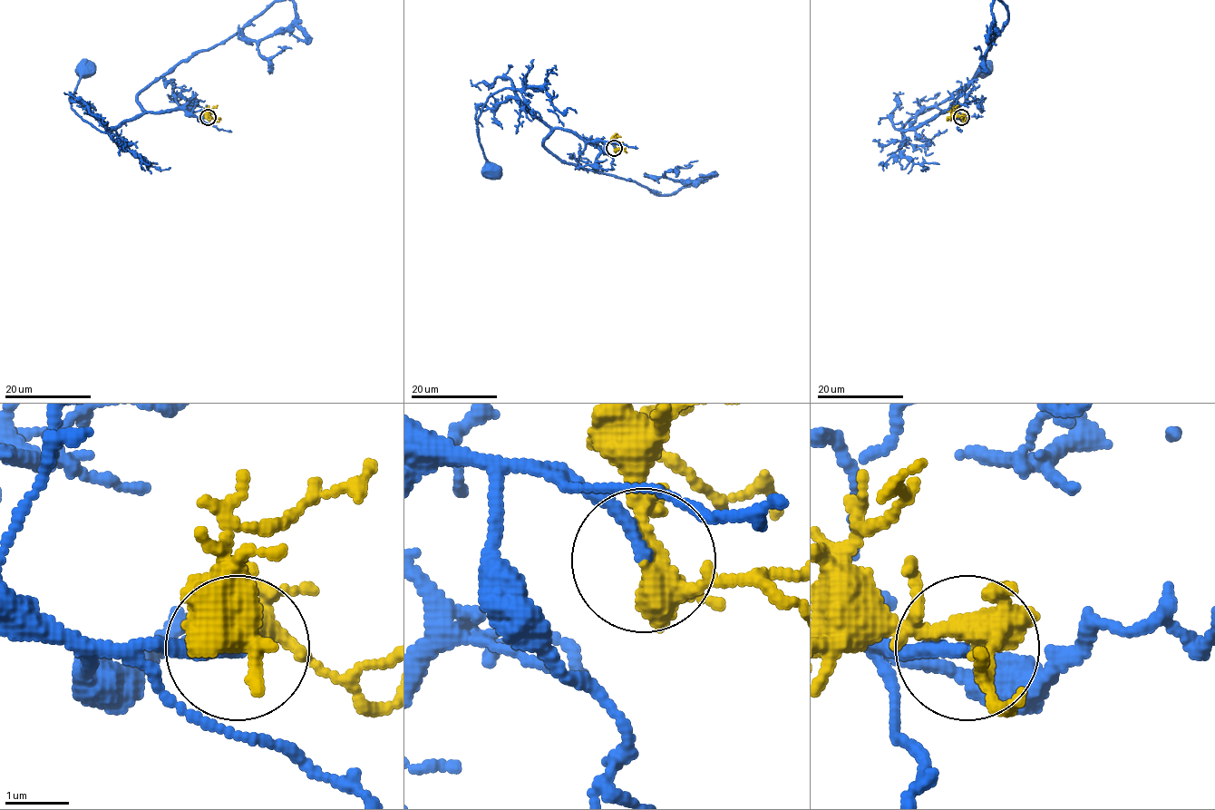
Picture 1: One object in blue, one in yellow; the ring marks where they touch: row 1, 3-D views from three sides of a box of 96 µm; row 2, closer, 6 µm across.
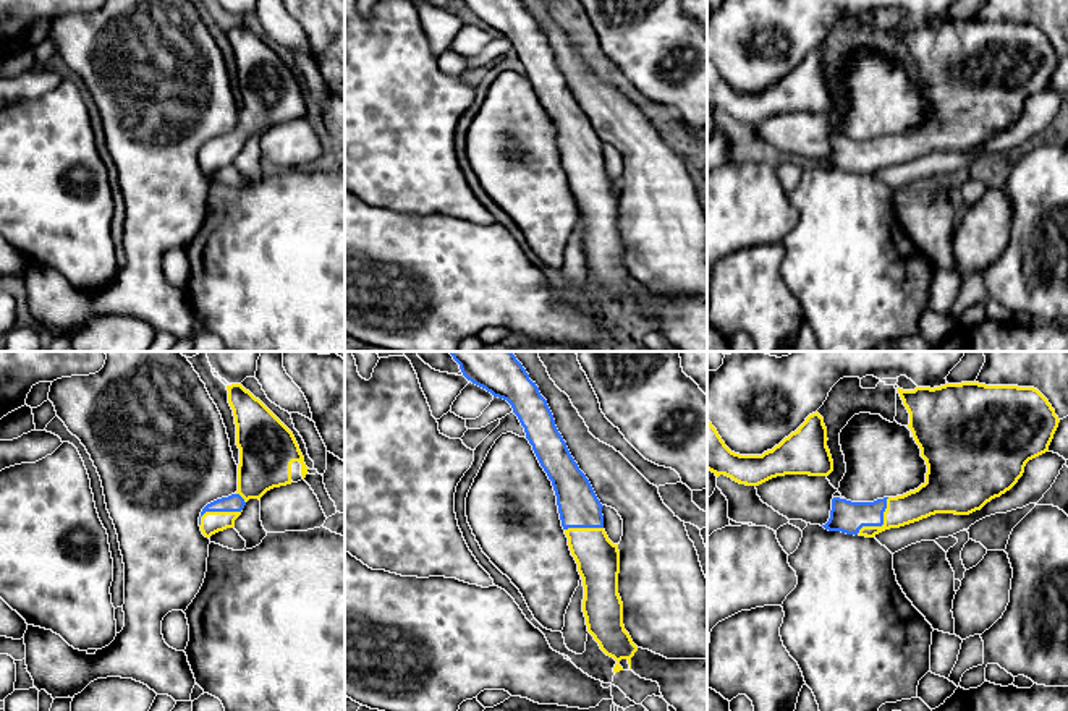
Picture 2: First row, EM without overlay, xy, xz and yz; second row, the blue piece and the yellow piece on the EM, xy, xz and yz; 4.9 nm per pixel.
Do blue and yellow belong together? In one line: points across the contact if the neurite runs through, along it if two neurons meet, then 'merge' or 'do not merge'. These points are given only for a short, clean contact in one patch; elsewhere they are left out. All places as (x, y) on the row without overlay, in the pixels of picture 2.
across yz (848, 154), (882, 161), (894, 149), (926, 138) | merge

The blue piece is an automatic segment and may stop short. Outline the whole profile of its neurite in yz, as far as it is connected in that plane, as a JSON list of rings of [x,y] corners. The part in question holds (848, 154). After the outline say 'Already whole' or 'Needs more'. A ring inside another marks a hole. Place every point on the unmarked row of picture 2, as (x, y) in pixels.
[[[979,19],[916,24],[898,31],[909,50],[908,65],[926,97],[926,120],[896,134],[874,139],[851,139],[833,134],[829,168],[874,175],[935,151],[969,152],[1010,128],[1029,97],[1049,89],[1058,65],[1058,53],[1049,37],[1034,24],[985,23]]]. Needs more

